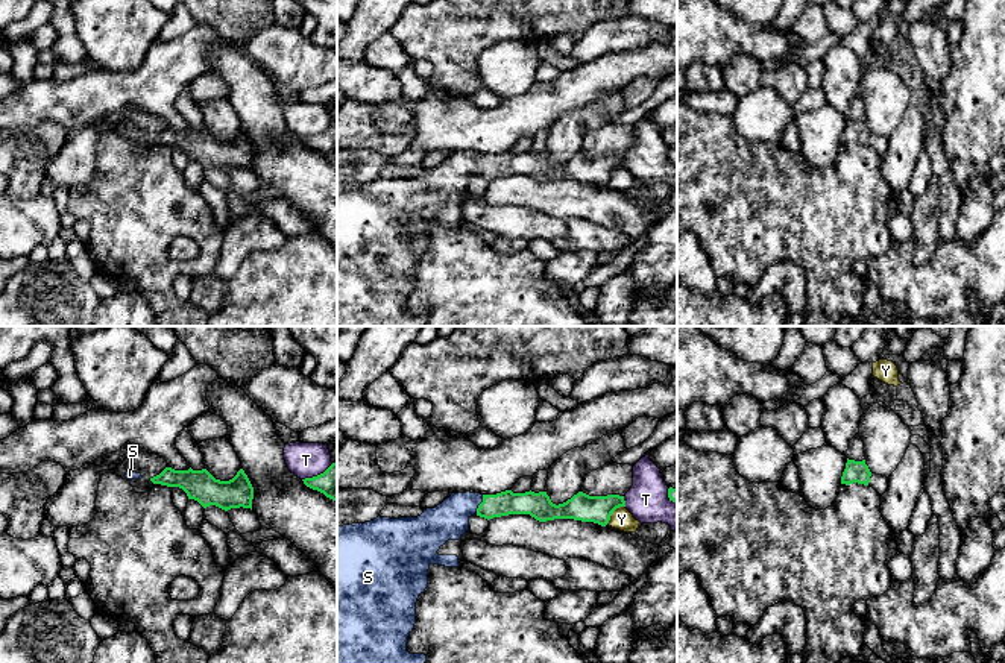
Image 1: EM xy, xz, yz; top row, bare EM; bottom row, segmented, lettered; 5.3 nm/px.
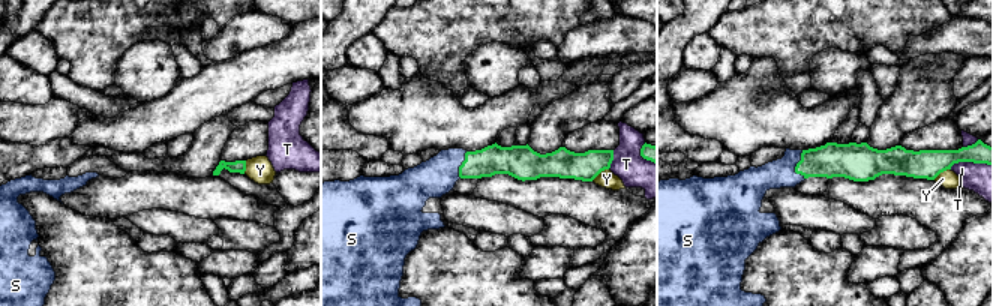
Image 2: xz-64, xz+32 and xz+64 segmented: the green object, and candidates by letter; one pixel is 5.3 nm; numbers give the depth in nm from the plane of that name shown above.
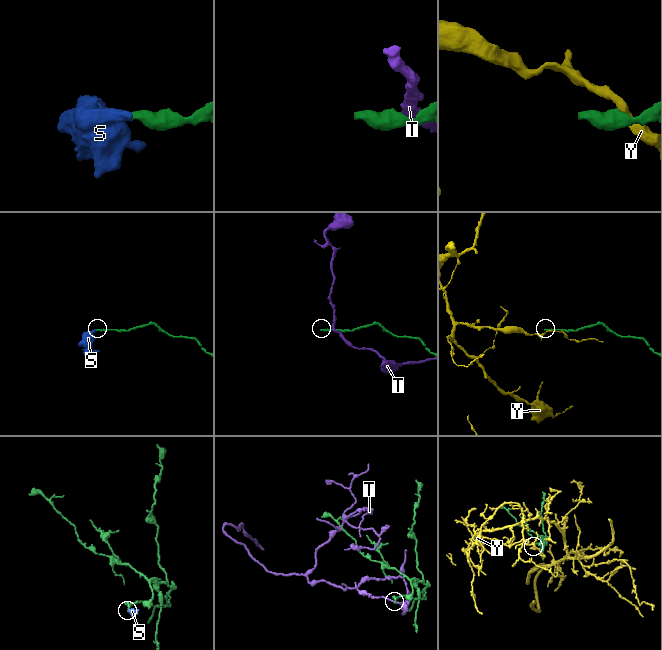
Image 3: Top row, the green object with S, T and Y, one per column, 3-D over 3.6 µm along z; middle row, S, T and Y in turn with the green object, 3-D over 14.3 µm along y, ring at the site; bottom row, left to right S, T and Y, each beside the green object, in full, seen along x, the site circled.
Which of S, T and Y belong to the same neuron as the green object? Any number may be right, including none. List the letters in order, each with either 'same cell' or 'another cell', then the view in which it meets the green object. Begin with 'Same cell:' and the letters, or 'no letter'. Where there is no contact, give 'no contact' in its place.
Same cell: S
S: same cell; contact in xz
T: another cell; contact in xz
Y: another cell; contact in xz

